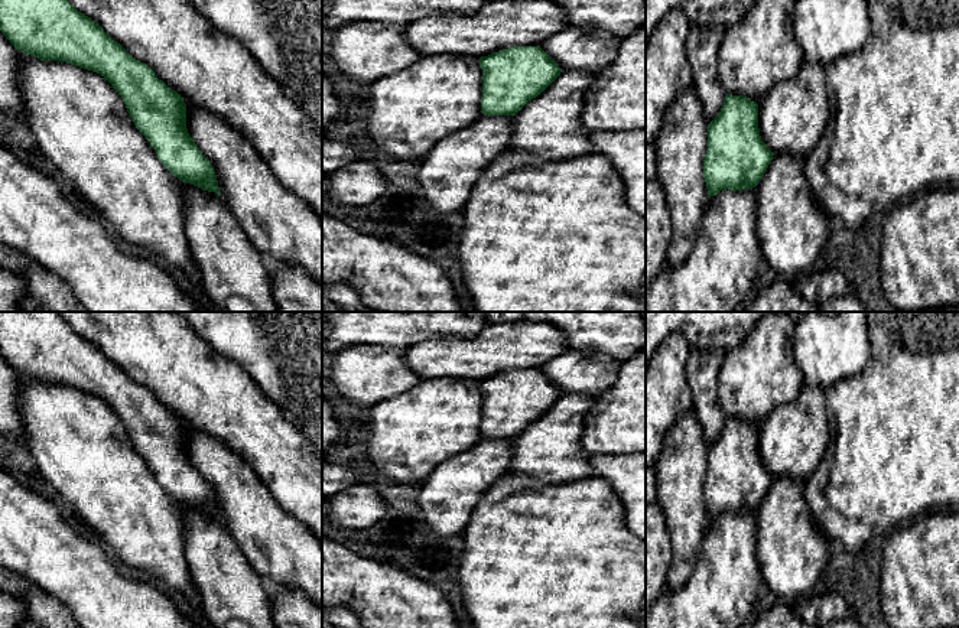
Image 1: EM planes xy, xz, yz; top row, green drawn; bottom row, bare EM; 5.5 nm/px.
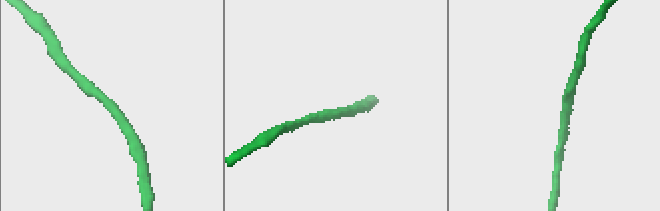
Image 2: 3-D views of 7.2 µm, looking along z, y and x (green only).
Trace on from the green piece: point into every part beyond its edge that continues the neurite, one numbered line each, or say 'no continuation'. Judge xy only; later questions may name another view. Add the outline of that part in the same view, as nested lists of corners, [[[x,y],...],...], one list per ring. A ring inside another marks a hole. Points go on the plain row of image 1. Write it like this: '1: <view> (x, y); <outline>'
no continuation

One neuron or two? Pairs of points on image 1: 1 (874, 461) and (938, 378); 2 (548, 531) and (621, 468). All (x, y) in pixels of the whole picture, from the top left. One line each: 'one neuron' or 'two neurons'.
1: one neuron
2: two neurons

